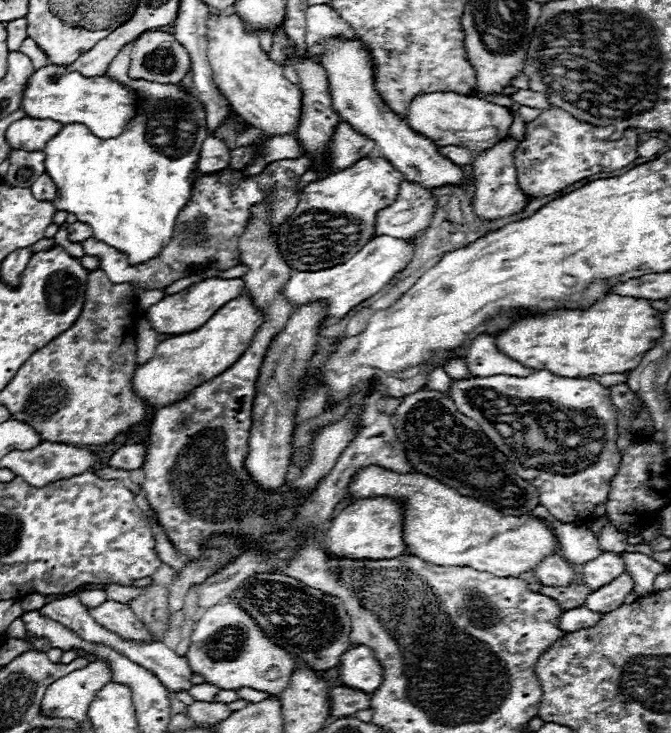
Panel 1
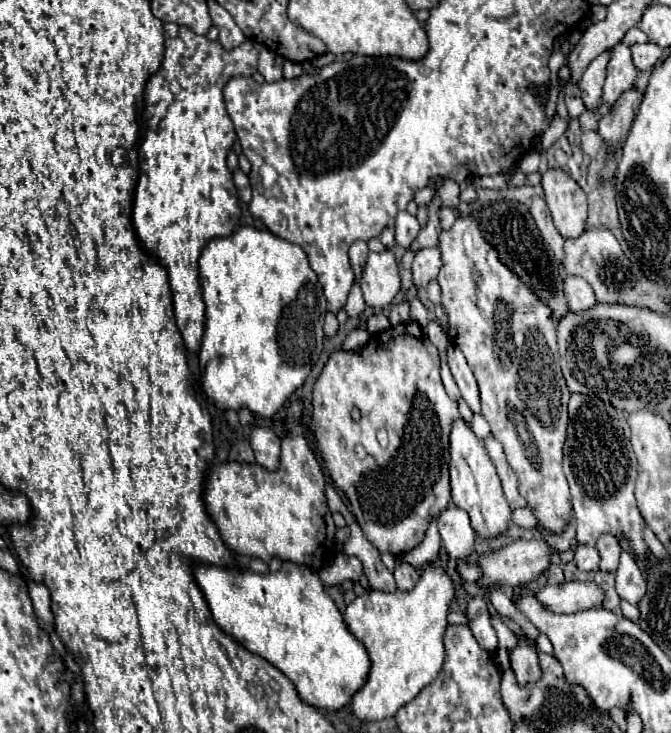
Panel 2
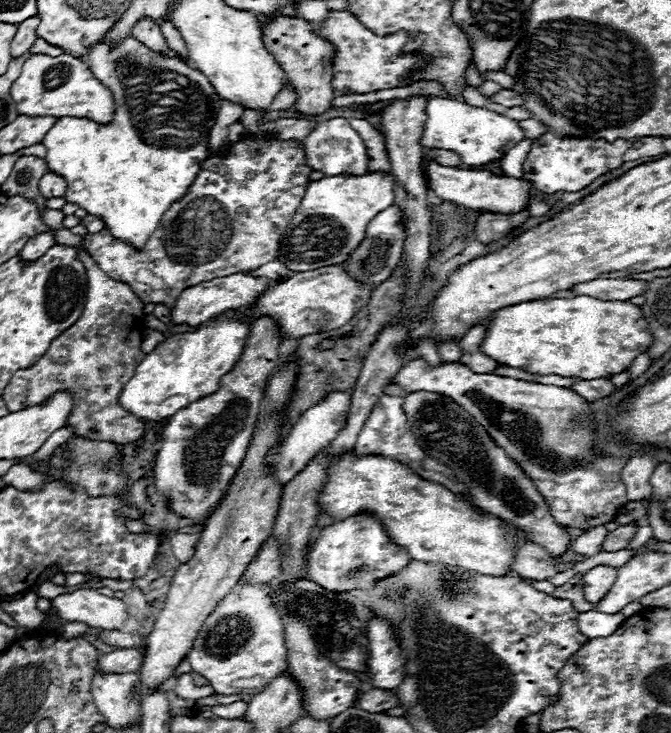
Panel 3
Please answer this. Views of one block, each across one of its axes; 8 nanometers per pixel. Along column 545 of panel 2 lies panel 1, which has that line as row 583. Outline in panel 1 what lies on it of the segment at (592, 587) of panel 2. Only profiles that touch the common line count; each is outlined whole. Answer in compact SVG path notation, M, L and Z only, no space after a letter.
M602 552L598 558L586 562L582 566L582 582L596 590L608 582L612 582L616 576L624 572L624 560L616 552Z

